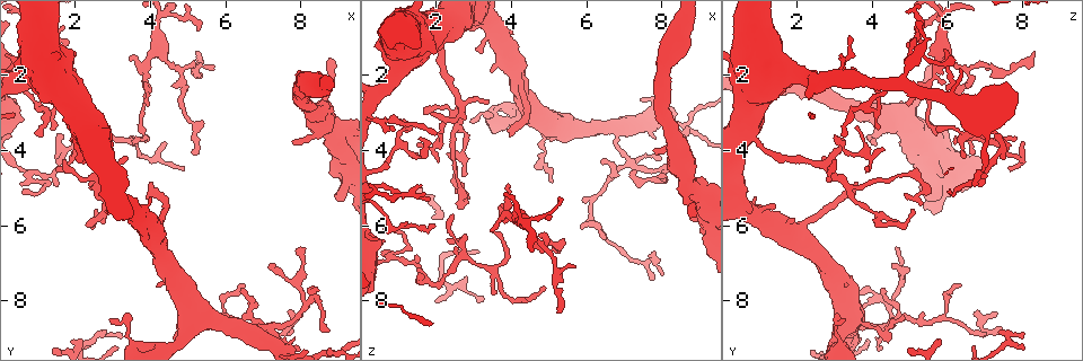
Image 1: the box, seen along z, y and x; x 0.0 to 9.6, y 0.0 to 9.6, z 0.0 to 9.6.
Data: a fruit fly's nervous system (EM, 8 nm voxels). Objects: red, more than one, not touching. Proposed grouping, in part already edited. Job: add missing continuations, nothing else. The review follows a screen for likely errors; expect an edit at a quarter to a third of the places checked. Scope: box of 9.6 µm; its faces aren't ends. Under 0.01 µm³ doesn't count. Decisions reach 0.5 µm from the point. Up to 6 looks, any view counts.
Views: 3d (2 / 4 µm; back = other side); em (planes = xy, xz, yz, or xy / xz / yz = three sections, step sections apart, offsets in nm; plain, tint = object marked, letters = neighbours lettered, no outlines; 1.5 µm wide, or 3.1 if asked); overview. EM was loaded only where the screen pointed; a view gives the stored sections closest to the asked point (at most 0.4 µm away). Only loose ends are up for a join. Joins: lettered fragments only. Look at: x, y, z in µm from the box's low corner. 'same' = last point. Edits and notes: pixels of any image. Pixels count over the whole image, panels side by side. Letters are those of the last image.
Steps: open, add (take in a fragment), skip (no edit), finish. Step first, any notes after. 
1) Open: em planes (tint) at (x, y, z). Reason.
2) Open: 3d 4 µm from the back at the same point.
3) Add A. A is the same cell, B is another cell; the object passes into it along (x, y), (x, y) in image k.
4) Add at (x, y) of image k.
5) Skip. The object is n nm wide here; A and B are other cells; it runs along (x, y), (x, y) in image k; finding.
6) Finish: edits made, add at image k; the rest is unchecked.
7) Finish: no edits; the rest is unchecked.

Open: em planes (letters) at (1.95, 3.65, 2.95).

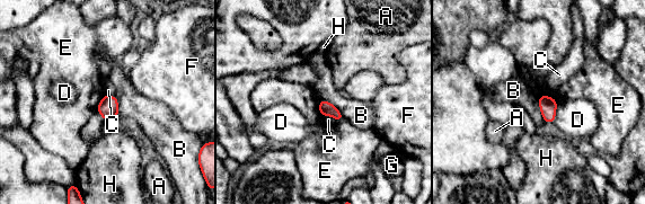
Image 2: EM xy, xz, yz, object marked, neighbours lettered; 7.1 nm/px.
Skip. A, B, C, D, E, F, G and H are other cells; none of them fits.

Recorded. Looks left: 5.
Open: 3d 4 µm at (5.25, 1.50, 8.35). An open end.

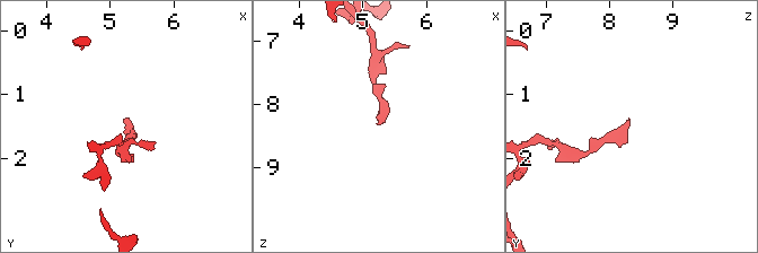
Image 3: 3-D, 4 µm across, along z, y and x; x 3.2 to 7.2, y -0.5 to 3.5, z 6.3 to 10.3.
Open: em xz step 8 (tint) at (5.25, 1.45, 8.35).

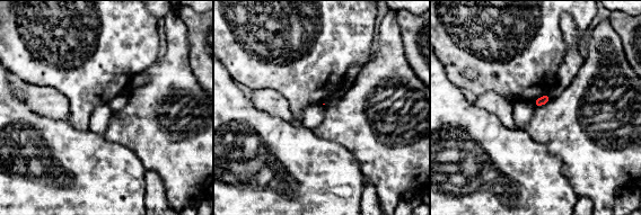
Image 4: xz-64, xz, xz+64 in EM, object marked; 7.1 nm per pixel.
Open: em planes (letters) at the same point.

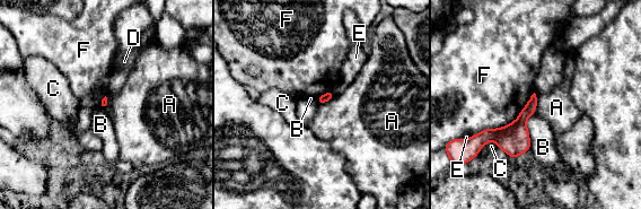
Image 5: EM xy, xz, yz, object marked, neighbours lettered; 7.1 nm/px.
Skip. A, B, C, D, E and F are other cells; a border runs along (335, 94), (330, 99), (318, 104) in image 5; no lettered fragment goes on from it.

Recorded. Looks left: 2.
Finish: no edits; the rest is unchecked.

